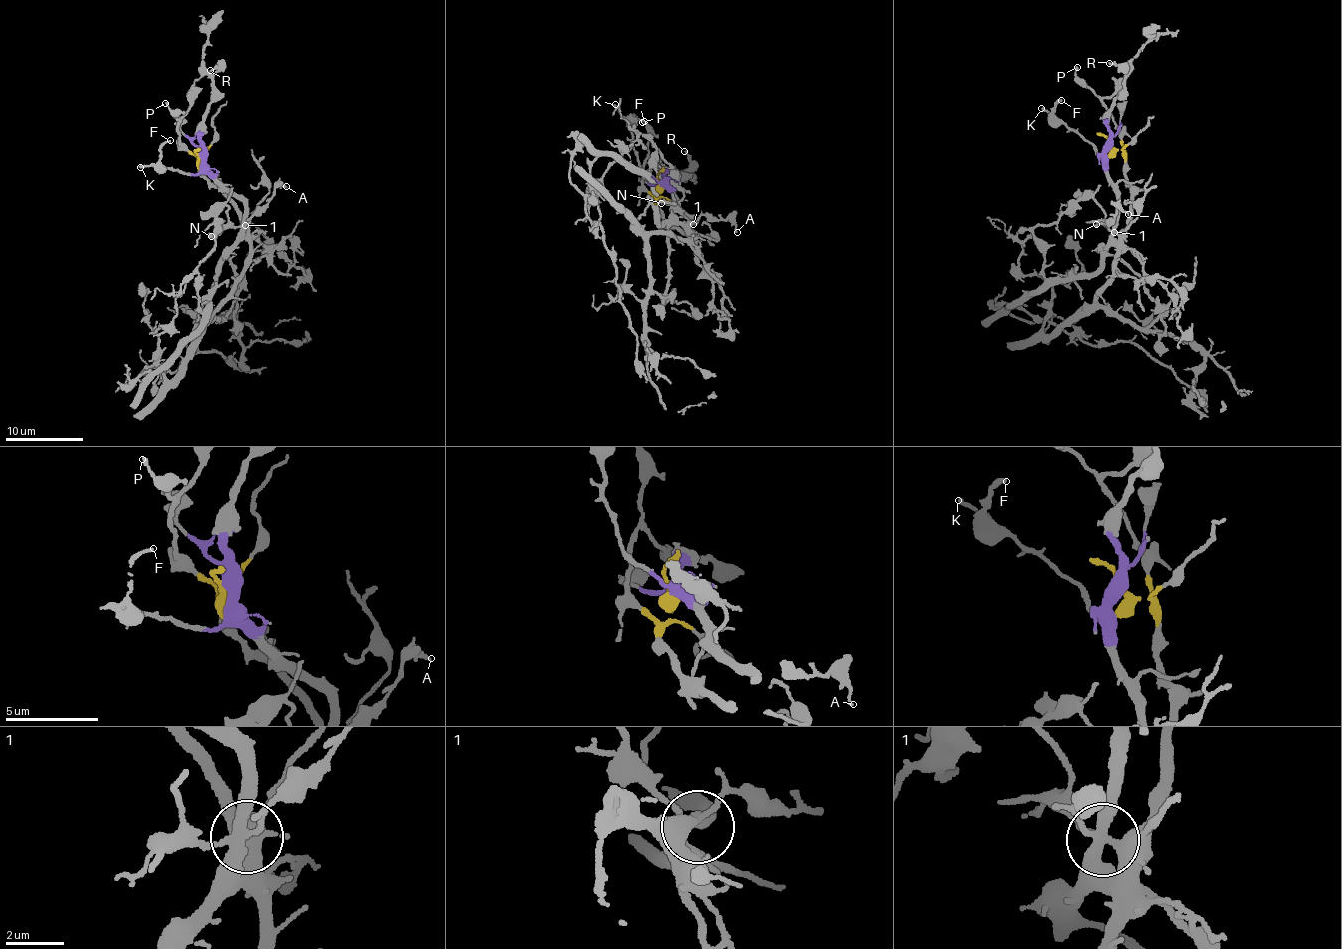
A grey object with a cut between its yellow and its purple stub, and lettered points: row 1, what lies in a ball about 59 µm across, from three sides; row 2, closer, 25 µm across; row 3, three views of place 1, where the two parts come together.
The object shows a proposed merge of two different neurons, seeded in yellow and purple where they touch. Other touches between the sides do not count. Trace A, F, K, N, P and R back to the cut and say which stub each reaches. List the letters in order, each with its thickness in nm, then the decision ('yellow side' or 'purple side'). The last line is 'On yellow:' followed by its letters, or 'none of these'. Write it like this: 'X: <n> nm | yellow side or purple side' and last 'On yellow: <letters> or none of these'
A: 140 nm | yellow side
F: 160 nm | purple side
K: 190 nm | purple side
N: 140 nm | yellow side
P: 180 nm | yellow side
R: 170 nm | purple side
On yellow: A, N, P

